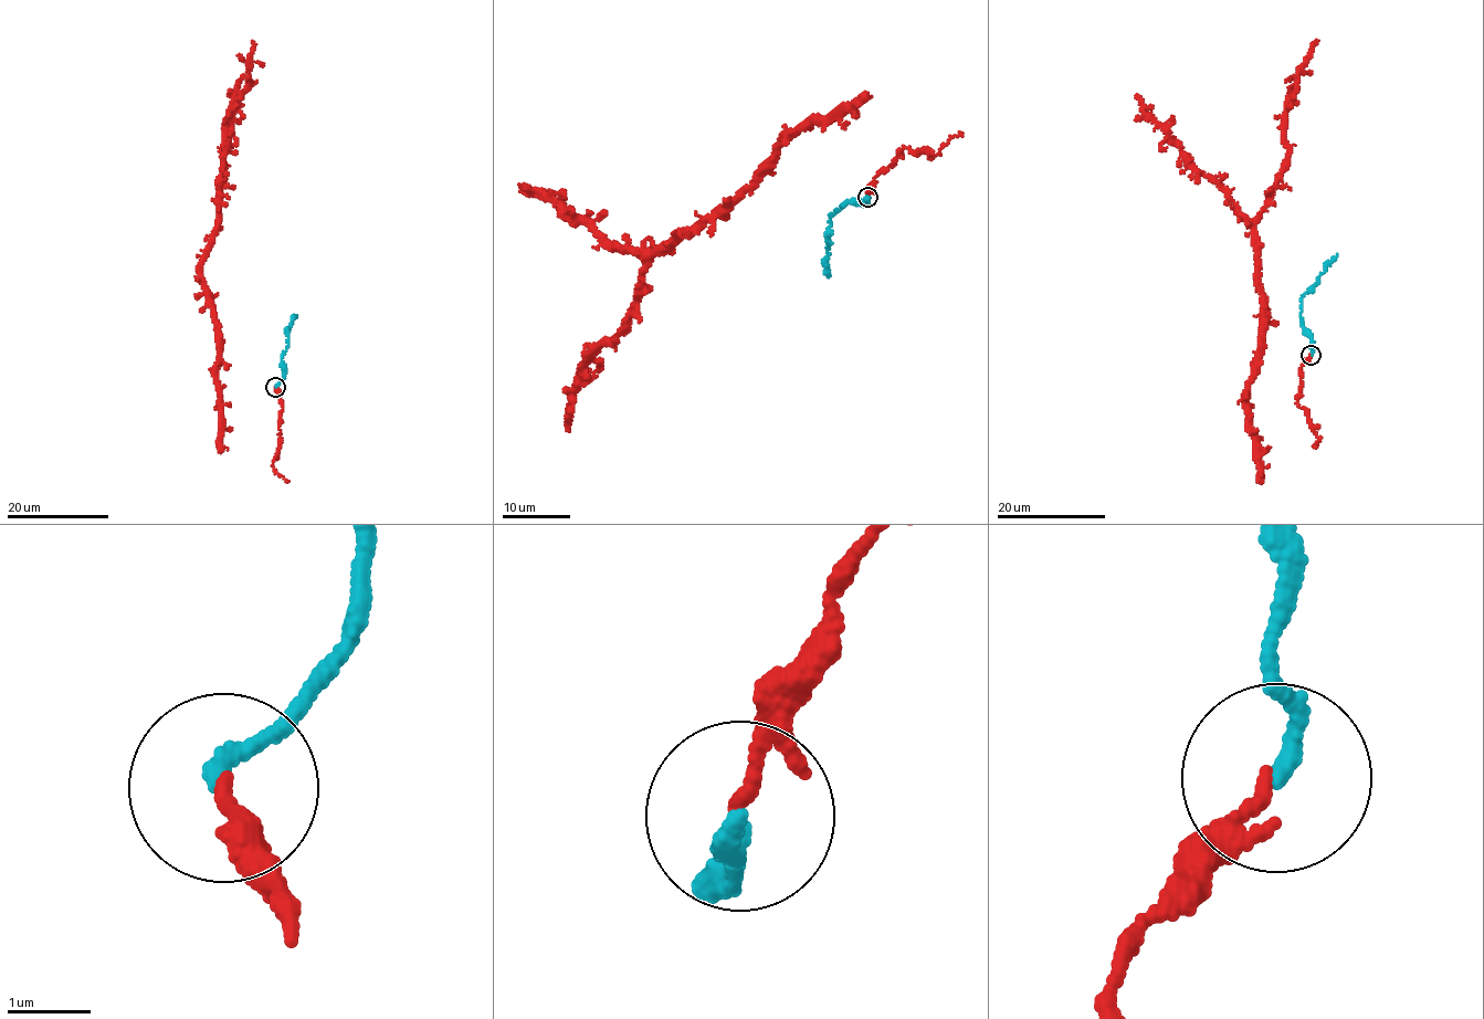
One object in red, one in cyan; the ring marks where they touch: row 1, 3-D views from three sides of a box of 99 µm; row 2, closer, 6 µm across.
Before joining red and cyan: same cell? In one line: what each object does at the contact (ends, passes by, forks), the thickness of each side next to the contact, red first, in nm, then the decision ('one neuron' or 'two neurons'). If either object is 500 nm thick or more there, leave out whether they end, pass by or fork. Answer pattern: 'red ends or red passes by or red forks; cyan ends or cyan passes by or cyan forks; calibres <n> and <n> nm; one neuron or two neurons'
red ends; cyan ends; calibres 150 and 220 nm; one neuron

